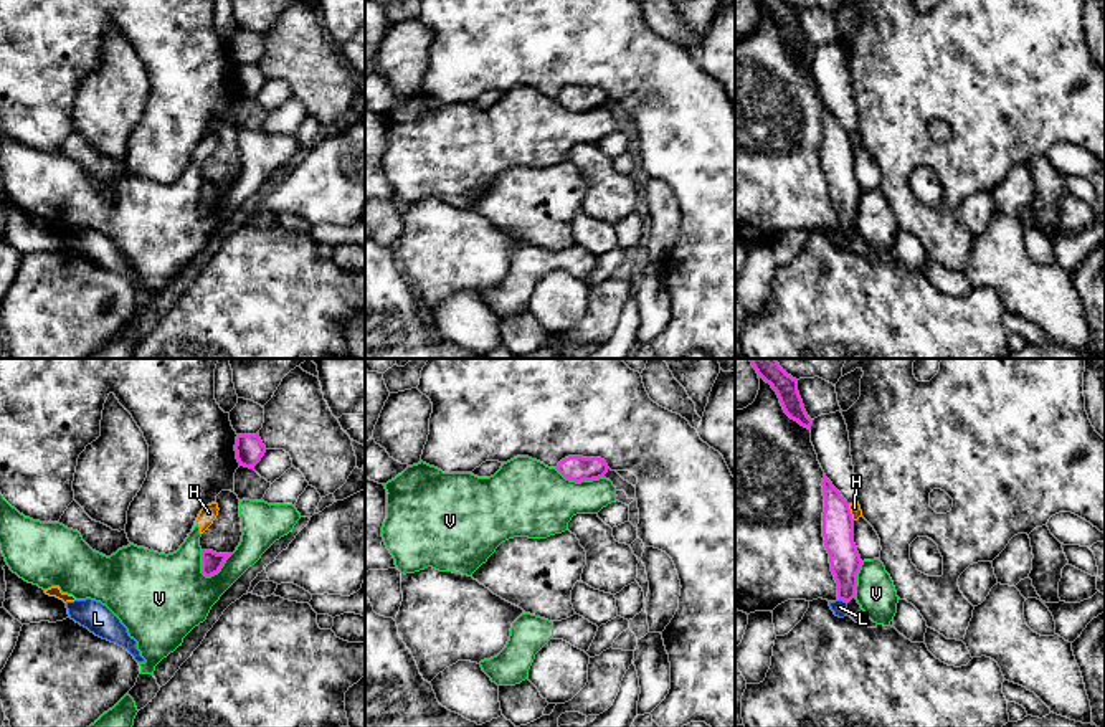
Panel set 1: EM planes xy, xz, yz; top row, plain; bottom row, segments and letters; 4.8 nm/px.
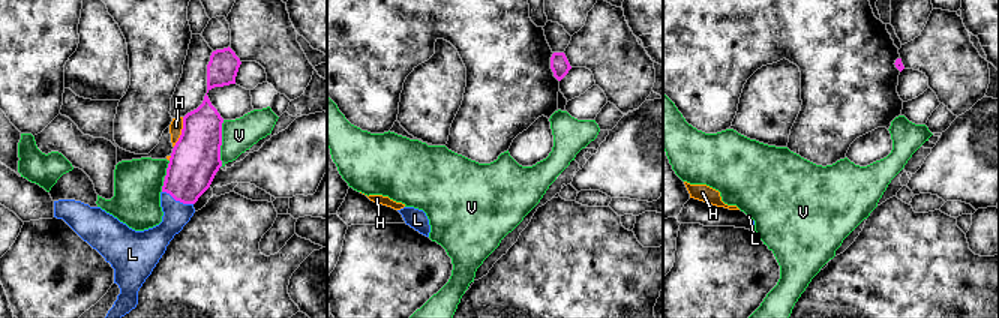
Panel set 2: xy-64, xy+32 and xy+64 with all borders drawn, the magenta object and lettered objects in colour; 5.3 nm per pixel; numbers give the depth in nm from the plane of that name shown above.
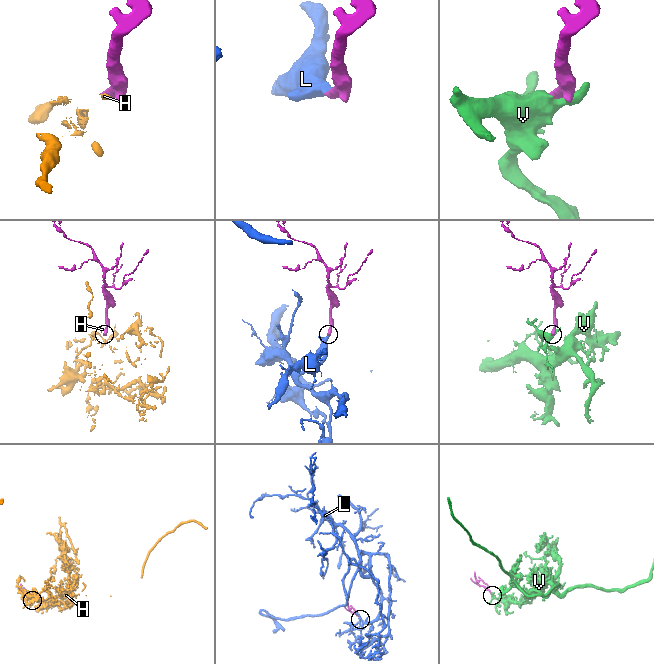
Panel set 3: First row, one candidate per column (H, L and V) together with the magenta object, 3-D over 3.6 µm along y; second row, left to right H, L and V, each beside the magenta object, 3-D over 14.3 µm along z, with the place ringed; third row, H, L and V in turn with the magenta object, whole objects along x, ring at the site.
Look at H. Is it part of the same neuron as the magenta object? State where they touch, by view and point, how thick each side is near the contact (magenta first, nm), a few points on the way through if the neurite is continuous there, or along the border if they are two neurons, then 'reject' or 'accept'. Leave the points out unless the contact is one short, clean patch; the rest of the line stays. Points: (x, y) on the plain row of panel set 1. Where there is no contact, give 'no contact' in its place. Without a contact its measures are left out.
meets magenta in yz at (849, 142); 160 nm thick on the magenta side, 50 nm on the other; border along yz (848, 134), (854, 149); reject

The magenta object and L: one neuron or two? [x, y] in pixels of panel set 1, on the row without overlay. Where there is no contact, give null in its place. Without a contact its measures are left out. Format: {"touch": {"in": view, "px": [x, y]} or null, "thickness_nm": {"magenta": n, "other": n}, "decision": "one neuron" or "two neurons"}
{"touch": {"in": "yz", "px": [843, 230]}, "thickness_nm": {"magenta": 150, "other": 70}, "decision": "one neuron"}

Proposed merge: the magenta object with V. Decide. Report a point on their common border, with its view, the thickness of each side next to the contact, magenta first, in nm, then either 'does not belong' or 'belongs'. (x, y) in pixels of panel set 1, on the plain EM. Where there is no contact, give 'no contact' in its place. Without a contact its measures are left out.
xy (217, 202) | 100/360 nm | does not belong

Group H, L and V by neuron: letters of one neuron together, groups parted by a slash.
H V / L

